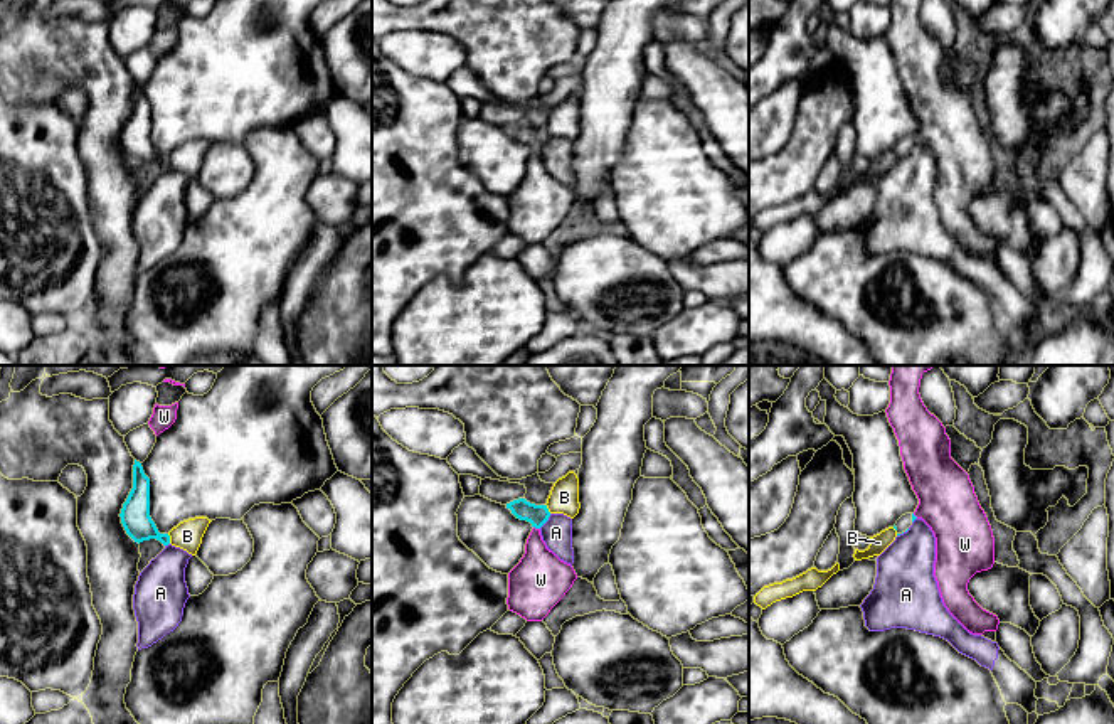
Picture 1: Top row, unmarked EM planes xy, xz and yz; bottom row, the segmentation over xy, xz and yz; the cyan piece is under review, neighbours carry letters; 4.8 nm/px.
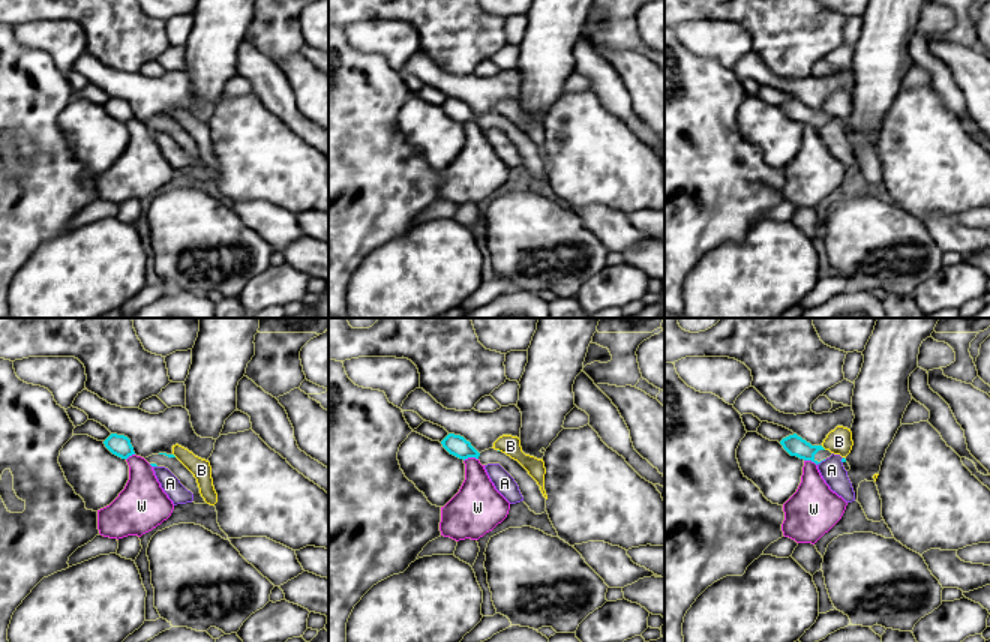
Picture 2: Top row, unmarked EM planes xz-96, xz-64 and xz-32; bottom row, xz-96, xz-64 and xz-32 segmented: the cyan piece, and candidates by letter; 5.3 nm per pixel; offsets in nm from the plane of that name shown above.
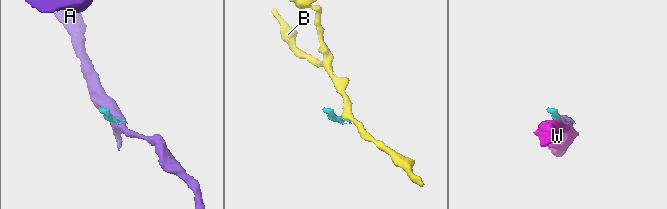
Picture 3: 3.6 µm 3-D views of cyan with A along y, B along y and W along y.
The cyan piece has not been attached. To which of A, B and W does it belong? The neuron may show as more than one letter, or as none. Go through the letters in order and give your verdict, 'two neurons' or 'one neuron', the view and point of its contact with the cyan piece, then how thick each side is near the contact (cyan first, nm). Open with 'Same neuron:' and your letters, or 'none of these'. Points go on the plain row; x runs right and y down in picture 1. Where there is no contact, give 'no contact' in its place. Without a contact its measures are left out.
Same neuron: none of these
A: two neurons | xz (546, 143) | 100/150 nm
B: two neurons | xy (169, 162) | 140/140 nm
W: two neurons | xz (537, 150) | 100/280 nm

